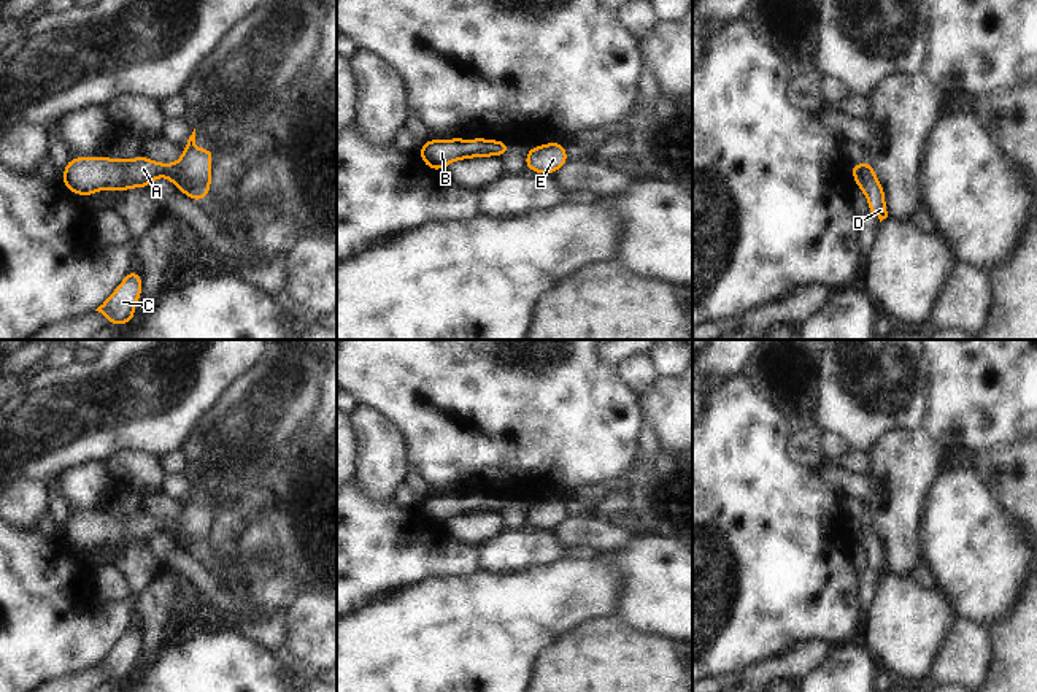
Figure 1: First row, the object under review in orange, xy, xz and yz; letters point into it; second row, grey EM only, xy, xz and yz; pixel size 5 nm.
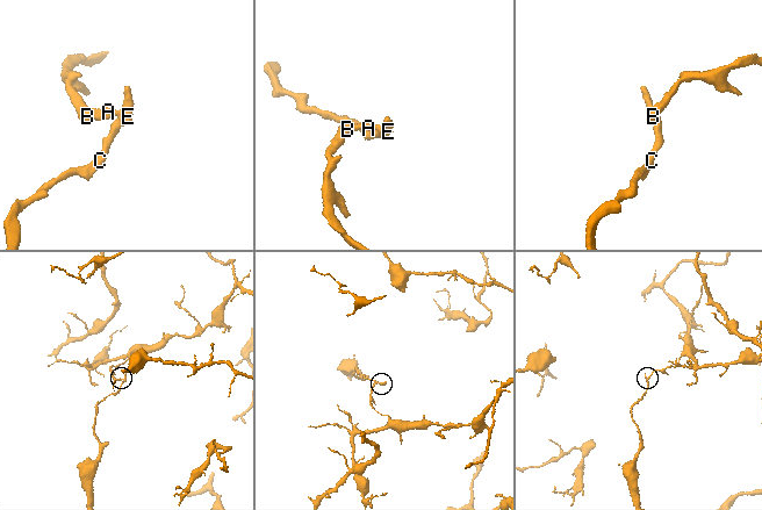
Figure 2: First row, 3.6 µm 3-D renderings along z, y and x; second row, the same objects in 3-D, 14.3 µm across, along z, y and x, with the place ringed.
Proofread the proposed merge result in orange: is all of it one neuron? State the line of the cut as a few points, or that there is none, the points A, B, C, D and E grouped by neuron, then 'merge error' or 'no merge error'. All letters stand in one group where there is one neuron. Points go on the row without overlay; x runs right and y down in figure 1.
xy (177, 519), (177, 532), (173, 535) | A B / C D E | merge error

